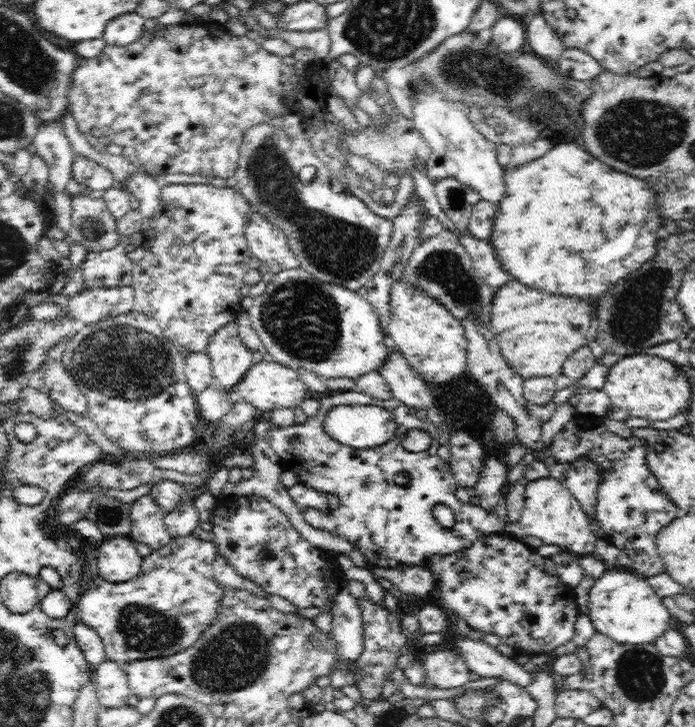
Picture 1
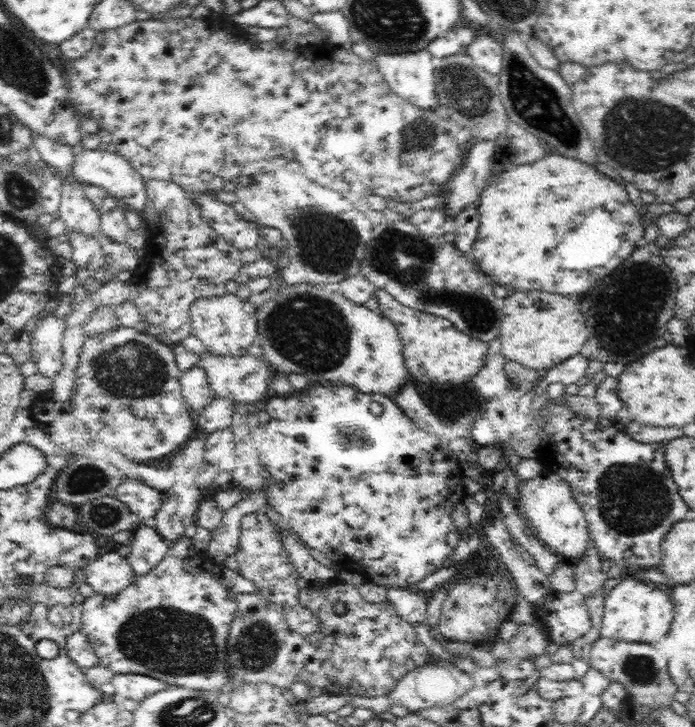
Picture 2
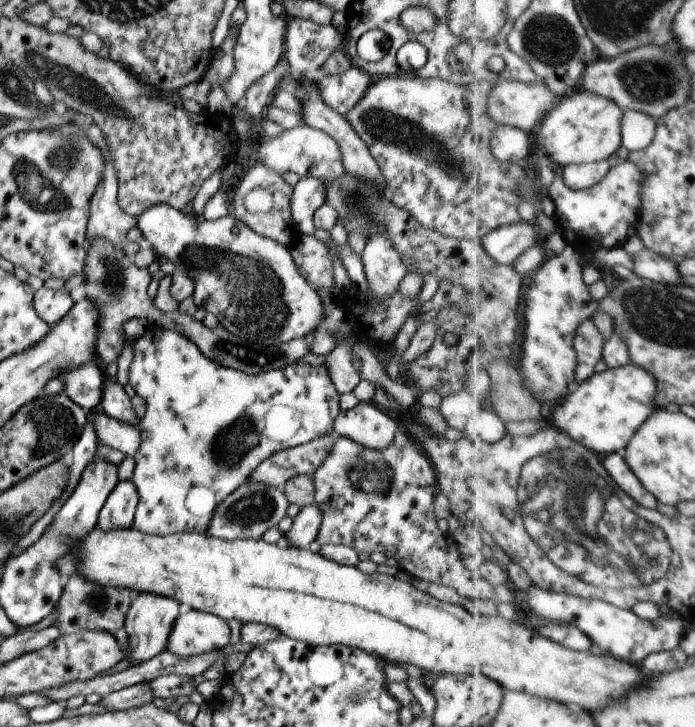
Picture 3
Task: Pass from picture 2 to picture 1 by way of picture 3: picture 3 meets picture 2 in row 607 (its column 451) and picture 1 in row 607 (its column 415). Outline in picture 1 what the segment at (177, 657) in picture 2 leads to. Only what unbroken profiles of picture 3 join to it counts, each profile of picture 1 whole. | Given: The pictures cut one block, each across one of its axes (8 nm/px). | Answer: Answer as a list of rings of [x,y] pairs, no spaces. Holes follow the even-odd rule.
[[[193,535],[171,537],[170,542],[166,544],[166,546],[152,551],[149,555],[143,556],[142,574],[136,575],[133,579],[128,580],[128,582],[112,584],[98,578],[92,584],[87,583],[85,585],[85,591],[76,602],[79,622],[89,626],[100,637],[101,645],[104,647],[105,657],[110,662],[117,662],[118,664],[125,665],[130,662],[152,660],[152,658],[168,658],[168,656],[172,656],[172,654],[178,654],[178,652],[190,648],[192,644],[196,644],[196,642],[202,638],[204,630],[206,630],[206,628],[218,618],[218,614],[220,614],[220,602],[222,602],[227,588],[216,581],[213,562],[218,553],[219,550],[213,540],[203,540]]]

